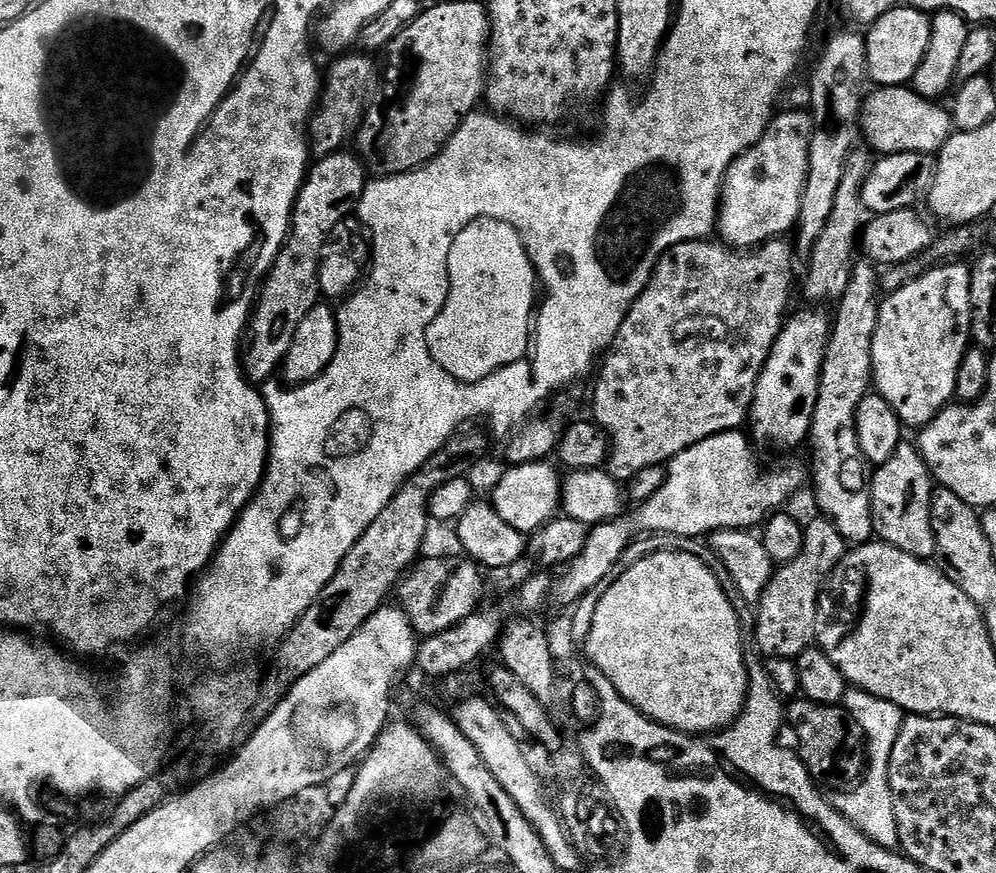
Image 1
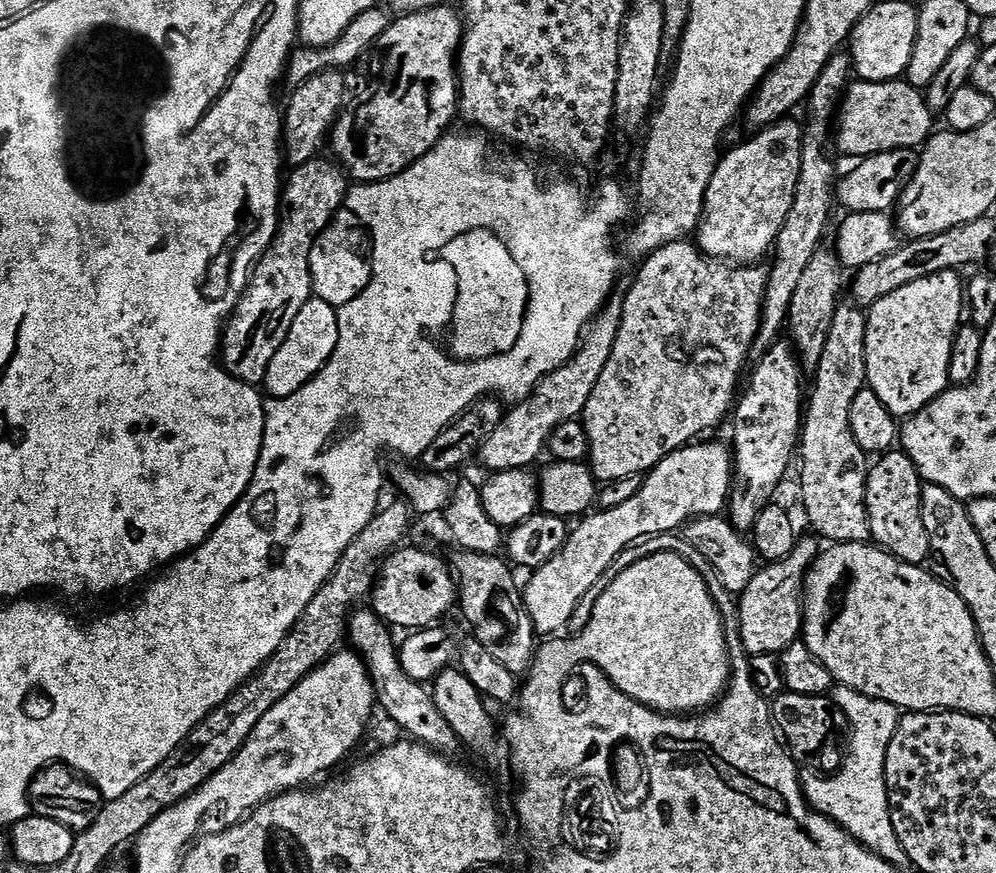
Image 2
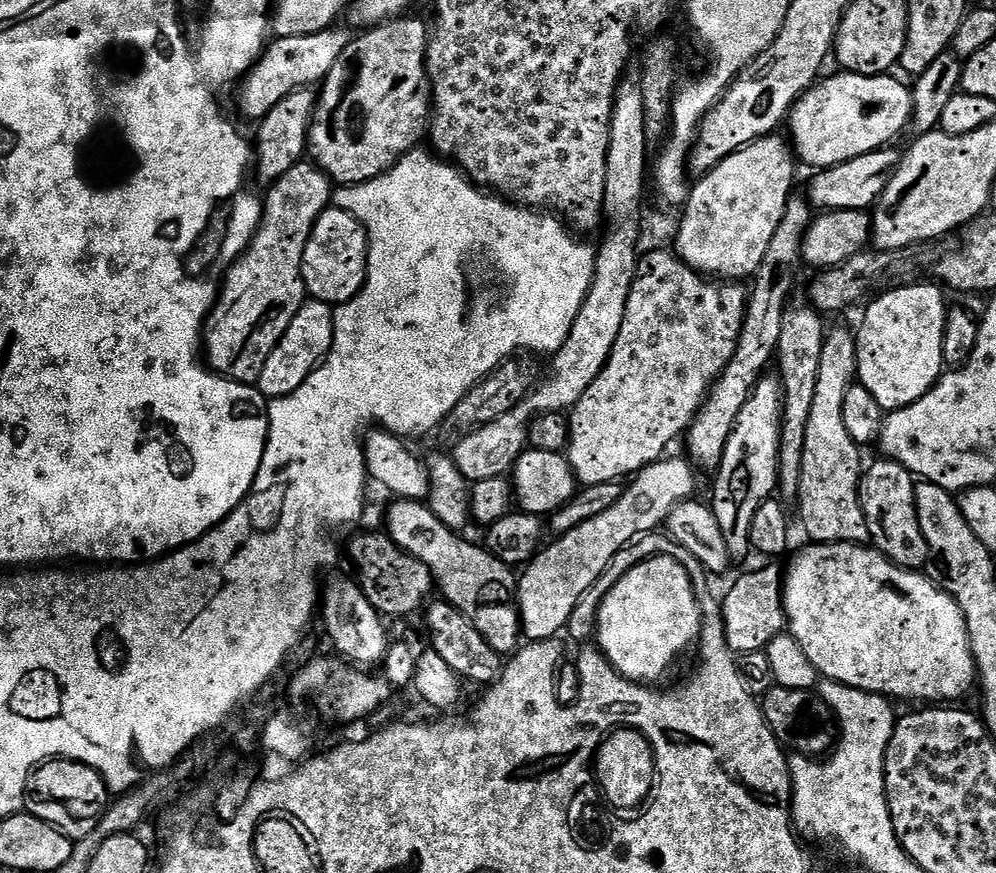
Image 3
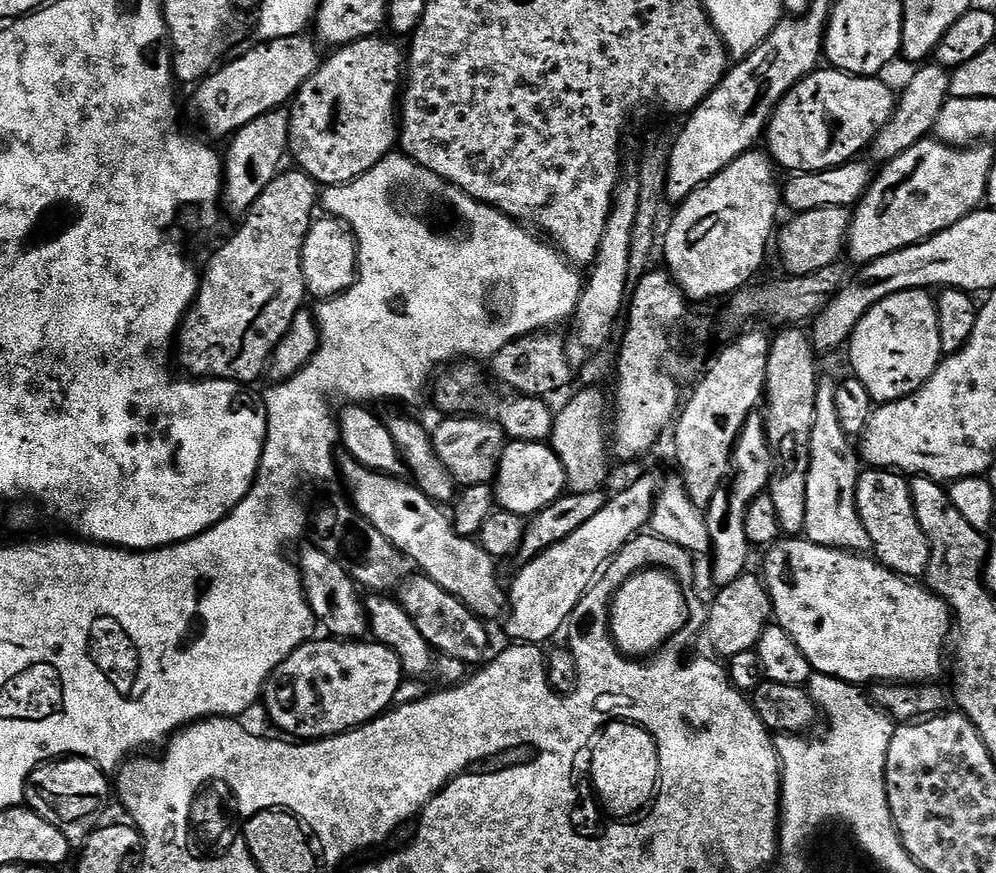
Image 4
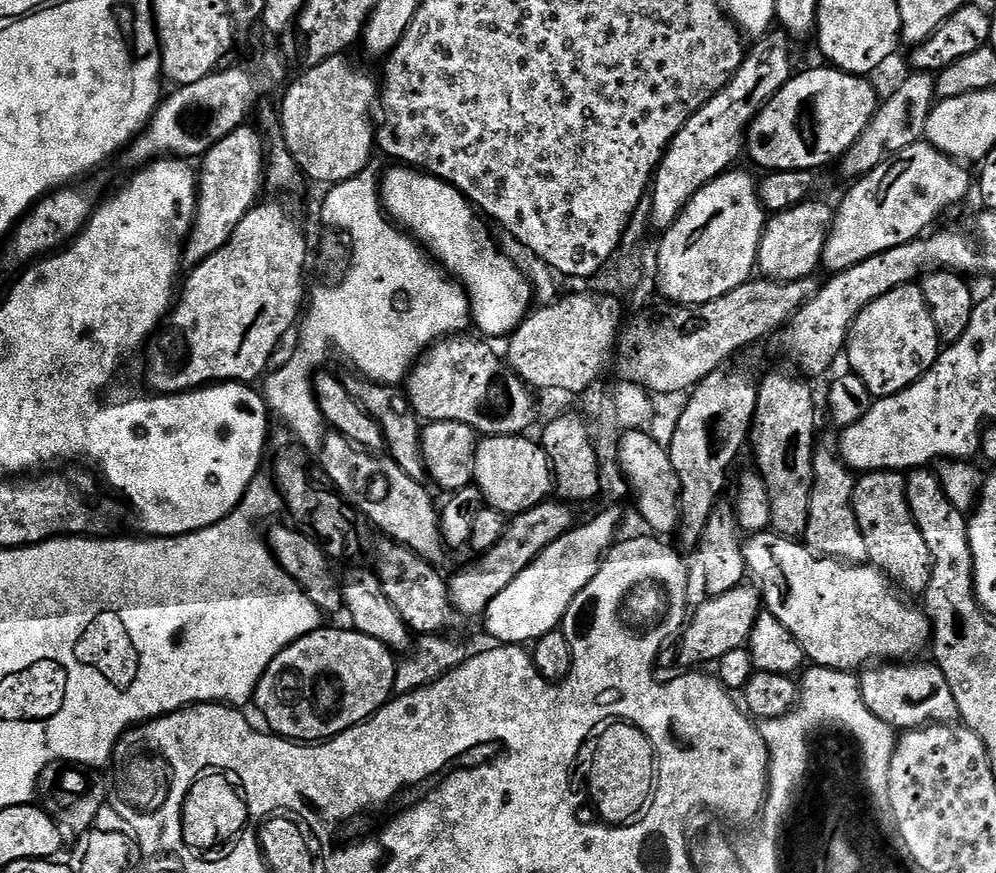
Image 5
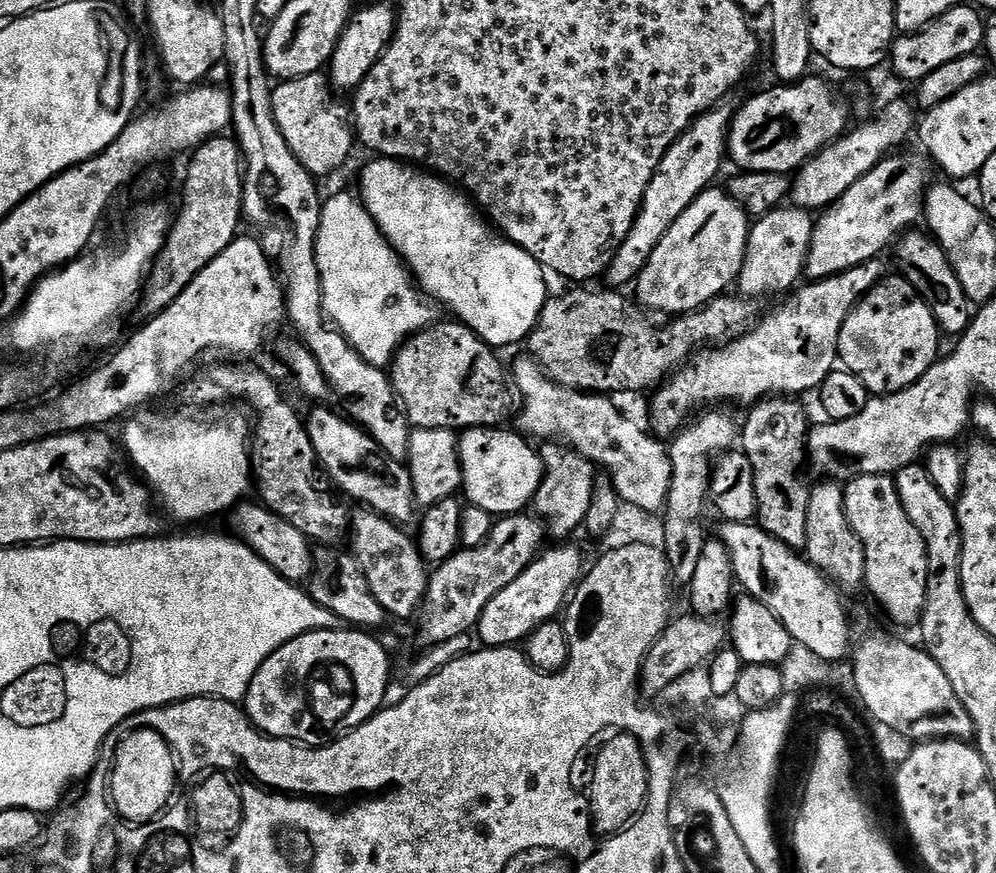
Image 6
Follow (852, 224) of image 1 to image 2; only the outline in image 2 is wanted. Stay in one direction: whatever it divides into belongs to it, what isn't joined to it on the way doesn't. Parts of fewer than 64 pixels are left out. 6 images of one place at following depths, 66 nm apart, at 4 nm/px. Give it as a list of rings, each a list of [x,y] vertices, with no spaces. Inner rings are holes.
[[[822,246],[810,258],[802,279],[794,289],[794,299],[788,307],[787,331],[792,331],[790,343],[796,349],[800,367],[805,373],[815,374],[818,362],[822,362],[822,350],[826,350],[826,338],[830,338],[830,322],[834,322],[834,310],[841,303],[840,291],[846,288],[846,269],[831,247]]]

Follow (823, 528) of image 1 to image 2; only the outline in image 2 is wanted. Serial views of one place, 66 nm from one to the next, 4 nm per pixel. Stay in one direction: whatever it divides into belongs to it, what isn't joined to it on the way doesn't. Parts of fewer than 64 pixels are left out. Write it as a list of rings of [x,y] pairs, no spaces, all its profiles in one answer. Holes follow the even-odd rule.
[[[801,535],[796,541],[794,550],[786,558],[763,565],[746,586],[744,592],[739,593],[738,611],[740,613],[740,636],[744,639],[744,648],[749,657],[756,655],[772,655],[784,652],[786,646],[790,646],[796,640],[801,639],[804,626],[804,579],[808,577],[808,571],[822,551],[822,544],[815,535]]]

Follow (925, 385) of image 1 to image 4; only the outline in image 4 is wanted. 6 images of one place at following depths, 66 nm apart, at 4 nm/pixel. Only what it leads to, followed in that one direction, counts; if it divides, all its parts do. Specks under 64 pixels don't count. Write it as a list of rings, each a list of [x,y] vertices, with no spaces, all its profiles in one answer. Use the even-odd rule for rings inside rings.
[[[906,290],[890,298],[882,298],[882,302],[875,304],[852,331],[852,339],[846,345],[847,352],[848,360],[852,363],[851,375],[866,386],[877,405],[914,394],[932,377],[942,359],[935,299],[924,290]]]

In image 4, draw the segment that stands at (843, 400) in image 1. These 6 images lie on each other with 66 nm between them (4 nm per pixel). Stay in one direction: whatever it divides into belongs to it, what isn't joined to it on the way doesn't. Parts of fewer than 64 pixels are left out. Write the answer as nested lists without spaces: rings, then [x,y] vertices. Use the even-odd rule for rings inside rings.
[[[824,382],[818,390],[818,402],[814,410],[814,434],[810,434],[810,470],[806,474],[806,526],[802,536],[803,539],[823,548],[837,548],[843,552],[868,554],[872,552],[870,534],[866,534],[866,526],[862,526],[862,518],[858,514],[856,505],[856,491],[860,481],[862,461],[846,430],[842,430],[842,422],[838,422],[836,387],[835,383]]]

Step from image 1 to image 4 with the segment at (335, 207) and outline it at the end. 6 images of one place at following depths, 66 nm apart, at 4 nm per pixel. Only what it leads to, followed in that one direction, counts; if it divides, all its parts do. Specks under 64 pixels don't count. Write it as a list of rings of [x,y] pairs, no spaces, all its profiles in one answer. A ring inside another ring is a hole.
[[[281,171],[274,182],[262,190],[243,217],[244,225],[213,254],[208,273],[203,273],[196,302],[178,333],[180,364],[189,377],[233,380],[241,386],[251,385],[251,380],[265,375],[280,340],[290,330],[295,315],[305,307],[302,246],[318,212],[318,185],[305,172],[291,171]]]

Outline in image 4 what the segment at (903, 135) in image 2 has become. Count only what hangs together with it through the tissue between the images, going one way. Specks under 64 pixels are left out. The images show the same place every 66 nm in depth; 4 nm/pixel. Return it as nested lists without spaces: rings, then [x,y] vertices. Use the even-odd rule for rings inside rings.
[[[831,66],[811,72],[805,80],[799,80],[785,94],[782,102],[774,110],[766,129],[767,155],[781,169],[789,168],[787,171],[792,174],[821,172],[855,161],[859,157],[856,155],[871,145],[896,113],[897,93],[892,93],[882,81],[883,79],[871,76],[852,76],[848,72],[838,72]]]

